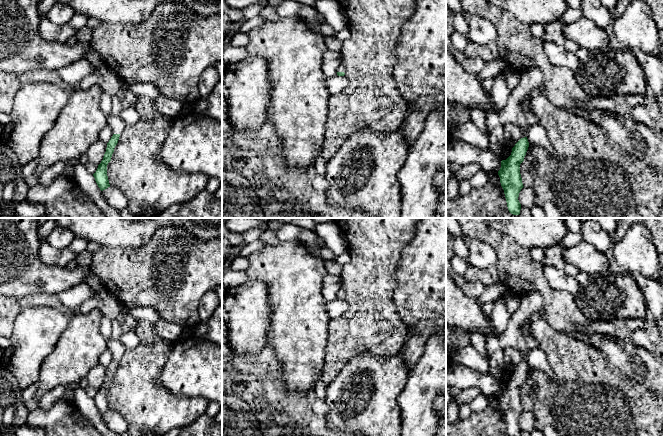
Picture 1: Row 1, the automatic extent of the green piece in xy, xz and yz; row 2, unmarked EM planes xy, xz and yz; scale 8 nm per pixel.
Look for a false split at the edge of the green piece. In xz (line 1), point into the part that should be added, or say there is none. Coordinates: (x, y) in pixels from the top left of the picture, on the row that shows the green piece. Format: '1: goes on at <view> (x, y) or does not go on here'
1: goes on at xz (341, 68)

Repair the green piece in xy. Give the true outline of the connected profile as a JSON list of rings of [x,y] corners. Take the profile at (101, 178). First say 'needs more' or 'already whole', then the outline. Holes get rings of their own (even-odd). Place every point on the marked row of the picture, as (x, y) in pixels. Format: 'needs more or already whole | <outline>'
needs more | [[[109,114],[107,116],[107,122],[108,122],[108,126],[113,131],[113,136],[107,143],[107,148],[103,160],[98,165],[96,172],[93,174],[95,181],[101,191],[110,187],[108,176],[107,176],[107,165],[111,161],[114,148],[118,143],[121,133],[126,128],[126,124],[121,120],[120,116],[113,116]]]

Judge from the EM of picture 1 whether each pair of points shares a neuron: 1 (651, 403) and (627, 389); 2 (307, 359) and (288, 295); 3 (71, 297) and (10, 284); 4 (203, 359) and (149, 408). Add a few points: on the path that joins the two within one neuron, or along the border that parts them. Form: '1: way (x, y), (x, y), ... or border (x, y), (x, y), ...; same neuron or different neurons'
1: way (645, 403), (641, 403), (633, 395); same neuron
2: way (300, 343), (299, 311); same neuron
3: border (78, 283), (57, 294); different neurons
4: border (162, 368), (160, 381), (166, 388), (192, 396); different neurons

